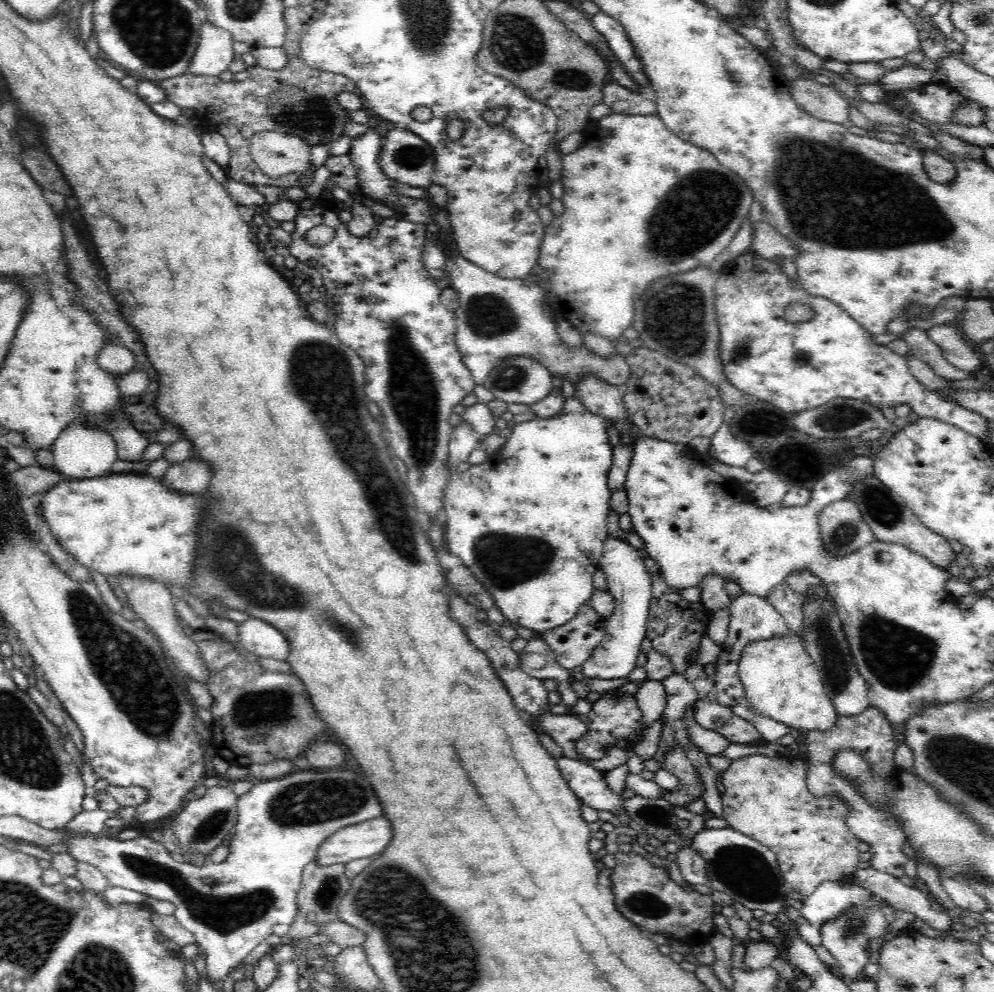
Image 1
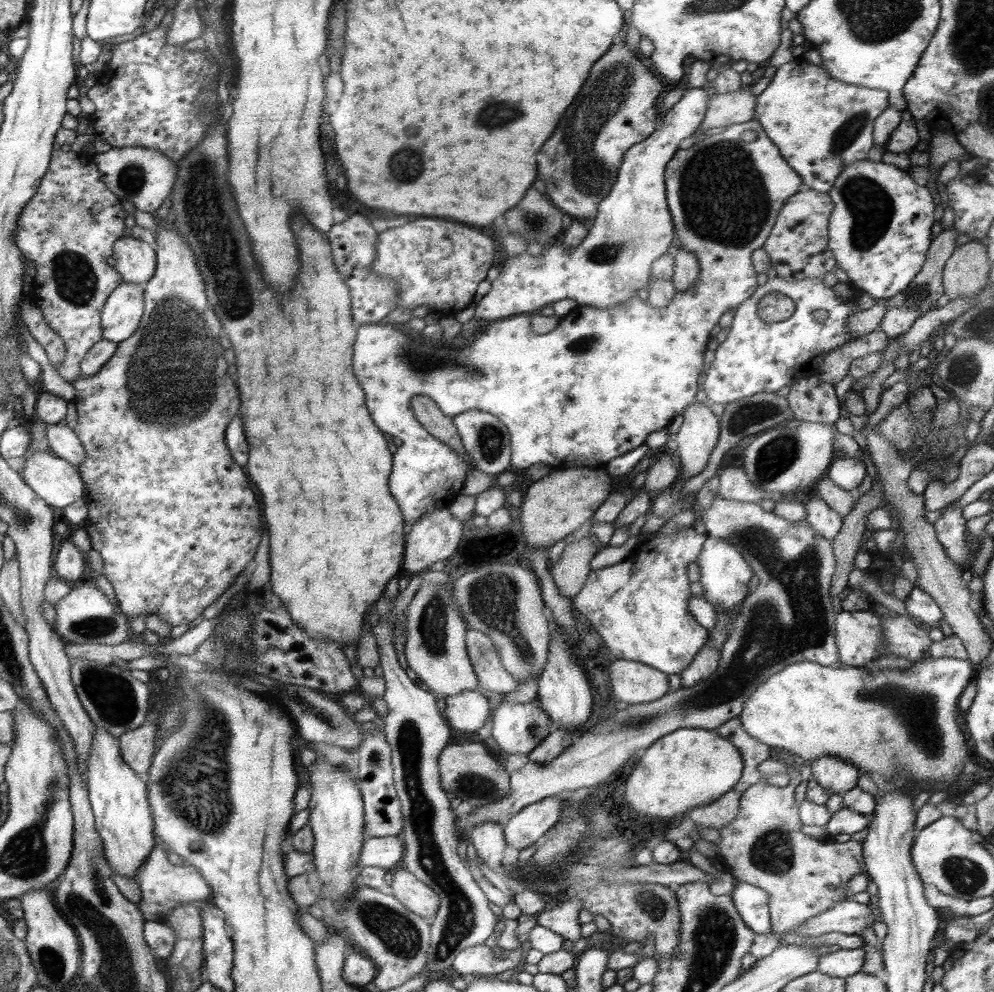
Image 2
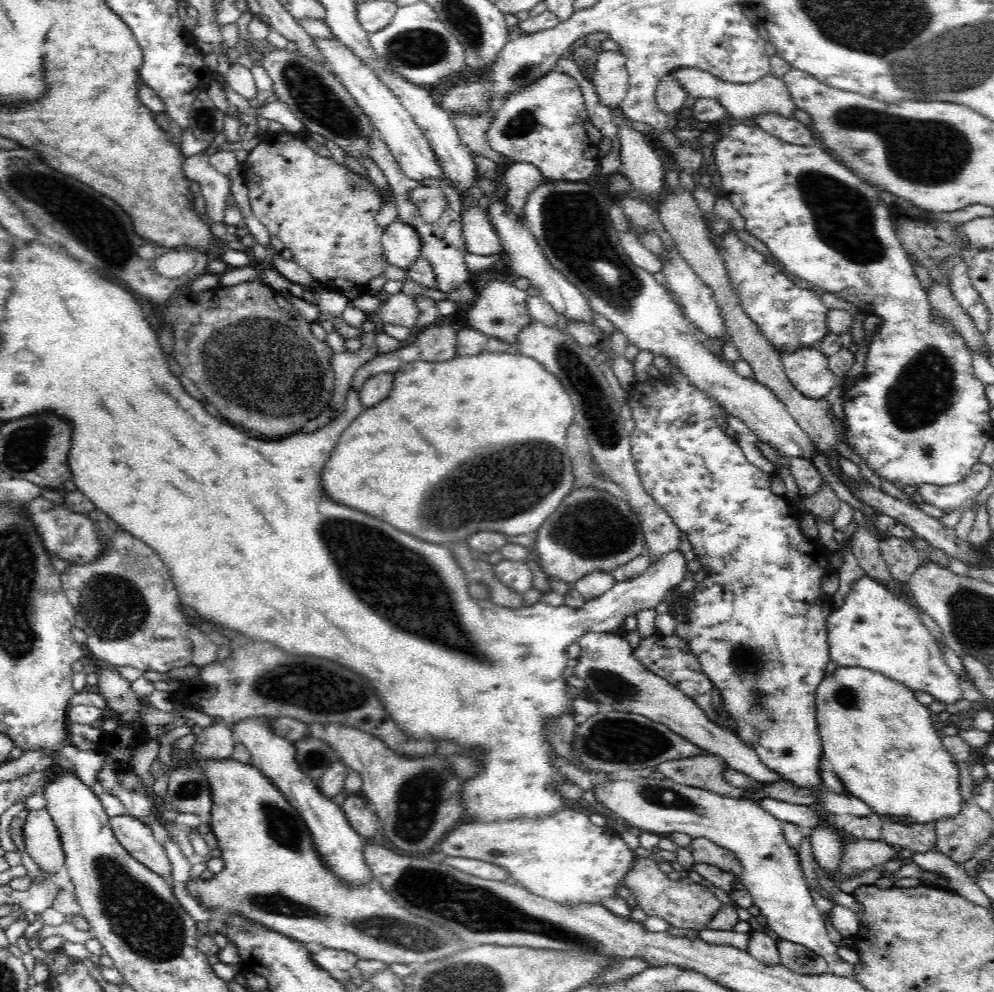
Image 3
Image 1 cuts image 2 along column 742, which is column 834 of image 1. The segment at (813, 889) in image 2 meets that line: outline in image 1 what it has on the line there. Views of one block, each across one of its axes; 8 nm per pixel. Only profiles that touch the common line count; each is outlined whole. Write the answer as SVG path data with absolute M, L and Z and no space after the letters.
M752 753L748 756L733 760L730 766L720 773L721 781L724 785L724 793L722 795L722 805L724 806L724 812L722 812L722 819L728 822L728 828L732 828L737 832L744 834L750 838L754 838L757 842L764 844L767 848L770 848L776 854L778 859L779 870L781 871L784 881L790 890L794 890L802 894L803 899L808 898L810 894L815 892L815 889L825 881L833 882L852 882L856 872L860 867L860 850L858 845L861 841L850 831L847 824L847 815L851 808L842 797L838 797L838 793L832 793L831 795L814 796L807 787L806 774L808 774L808 763L804 759L793 759L788 756L784 757L770 757L762 753Z

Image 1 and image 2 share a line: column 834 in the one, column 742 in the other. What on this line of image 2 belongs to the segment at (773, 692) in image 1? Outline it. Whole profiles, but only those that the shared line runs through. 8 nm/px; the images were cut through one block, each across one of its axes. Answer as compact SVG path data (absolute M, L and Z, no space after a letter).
M925 657L914 661L912 666L903 669L874 669L869 671L864 667L848 667L840 666L838 668L831 666L822 666L815 662L802 661L796 664L788 665L780 672L769 676L760 683L760 686L754 691L754 694L744 703L744 708L738 718L741 720L742 726L756 740L767 744L774 748L783 749L788 757L793 757L802 762L805 760L818 760L821 756L837 756L842 758L844 762L849 762L857 766L861 772L877 772L885 776L885 780L894 780L895 778L905 778L910 782L910 786L926 782L930 786L947 786L954 784L958 774L962 771L964 763L970 759L968 753L969 743L964 740L963 732L958 727L958 715L960 712L958 701L966 685L970 682L974 670L972 663L968 660L958 658L930 658Z

